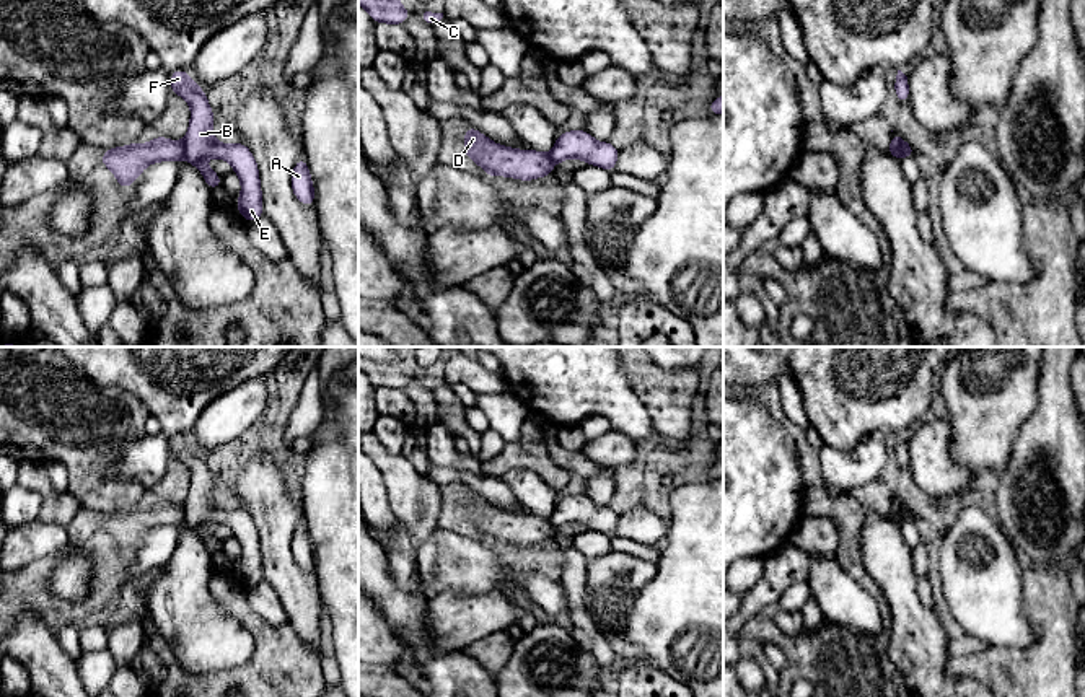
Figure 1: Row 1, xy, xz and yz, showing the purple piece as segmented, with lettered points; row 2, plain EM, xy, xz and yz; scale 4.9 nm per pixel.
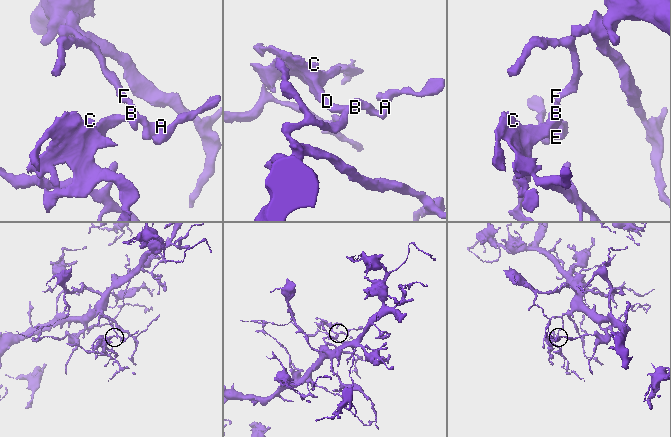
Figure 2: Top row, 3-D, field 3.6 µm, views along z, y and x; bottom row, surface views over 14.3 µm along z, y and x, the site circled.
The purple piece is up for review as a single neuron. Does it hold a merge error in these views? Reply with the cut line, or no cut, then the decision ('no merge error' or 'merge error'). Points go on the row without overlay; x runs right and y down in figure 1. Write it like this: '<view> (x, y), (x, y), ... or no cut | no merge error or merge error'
yz (904, 507), (900, 523) | merge error

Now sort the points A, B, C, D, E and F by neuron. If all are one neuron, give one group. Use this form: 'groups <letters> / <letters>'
groups A B E F / C D

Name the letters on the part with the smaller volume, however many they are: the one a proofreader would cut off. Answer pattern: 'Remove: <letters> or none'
Remove: C, D

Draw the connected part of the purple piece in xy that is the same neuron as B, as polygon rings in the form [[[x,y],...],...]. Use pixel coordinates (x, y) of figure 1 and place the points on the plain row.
[[[187,435],[171,436],[171,454],[174,461],[186,462],[191,471],[189,495],[182,505],[184,523],[200,536],[212,555],[222,550],[222,542],[204,524],[209,521],[226,524],[241,544],[241,560],[235,567],[238,576],[246,586],[264,581],[259,534],[251,515],[241,506],[226,510],[213,502],[213,476],[205,454],[192,446]]]

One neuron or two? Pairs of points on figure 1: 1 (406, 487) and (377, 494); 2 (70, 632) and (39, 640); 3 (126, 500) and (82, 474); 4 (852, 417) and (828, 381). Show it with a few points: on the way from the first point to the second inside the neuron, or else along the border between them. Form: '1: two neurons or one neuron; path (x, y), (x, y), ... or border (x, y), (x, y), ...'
1: two neurons; border (375, 464), (383, 477), (390, 510), (401, 521)
2: two neurons; border (54, 634), (59, 645), (75, 660)
3: one neuron; path (114, 495), (105, 495), (93, 486)
4: one neuron; path (846, 409), (846, 399), (836, 390)

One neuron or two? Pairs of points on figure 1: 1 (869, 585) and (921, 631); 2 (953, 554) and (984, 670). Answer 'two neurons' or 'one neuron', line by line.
1: two neurons
2: two neurons

